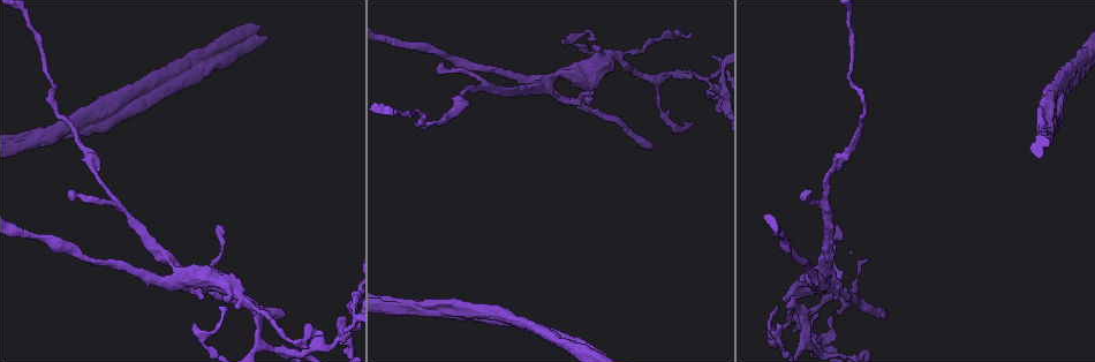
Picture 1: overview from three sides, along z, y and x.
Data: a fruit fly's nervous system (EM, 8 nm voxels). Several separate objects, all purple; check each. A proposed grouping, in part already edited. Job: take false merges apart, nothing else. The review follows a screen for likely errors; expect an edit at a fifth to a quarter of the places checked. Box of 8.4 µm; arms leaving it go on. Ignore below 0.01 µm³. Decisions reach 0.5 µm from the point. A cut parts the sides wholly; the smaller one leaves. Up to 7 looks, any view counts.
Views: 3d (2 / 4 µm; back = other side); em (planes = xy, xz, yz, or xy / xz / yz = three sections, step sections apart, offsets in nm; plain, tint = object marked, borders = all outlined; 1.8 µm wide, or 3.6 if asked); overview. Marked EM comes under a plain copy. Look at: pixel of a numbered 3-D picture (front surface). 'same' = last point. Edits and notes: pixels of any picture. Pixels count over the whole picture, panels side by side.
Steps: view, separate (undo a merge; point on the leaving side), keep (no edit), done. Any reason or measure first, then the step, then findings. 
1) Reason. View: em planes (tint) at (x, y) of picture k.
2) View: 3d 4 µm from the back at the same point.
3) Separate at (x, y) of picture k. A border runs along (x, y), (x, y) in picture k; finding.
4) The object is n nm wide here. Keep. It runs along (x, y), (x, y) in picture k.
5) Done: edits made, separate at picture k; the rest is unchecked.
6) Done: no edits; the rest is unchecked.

View: 3d 2 µm at (341, 337) of picture 1.

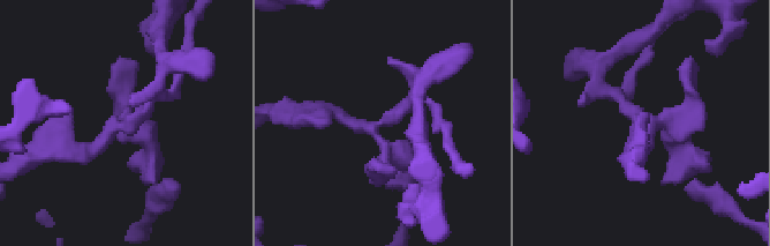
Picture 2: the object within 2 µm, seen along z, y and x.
View: em yz step 16 (tint) at (648, 125) of picture 2.

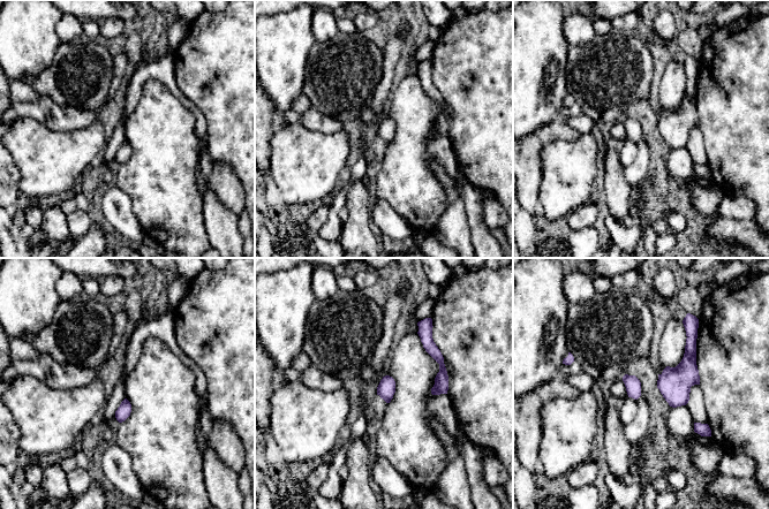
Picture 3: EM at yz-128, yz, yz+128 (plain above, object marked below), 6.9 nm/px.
Cut it another way. View: em planes (borders) at the same point.

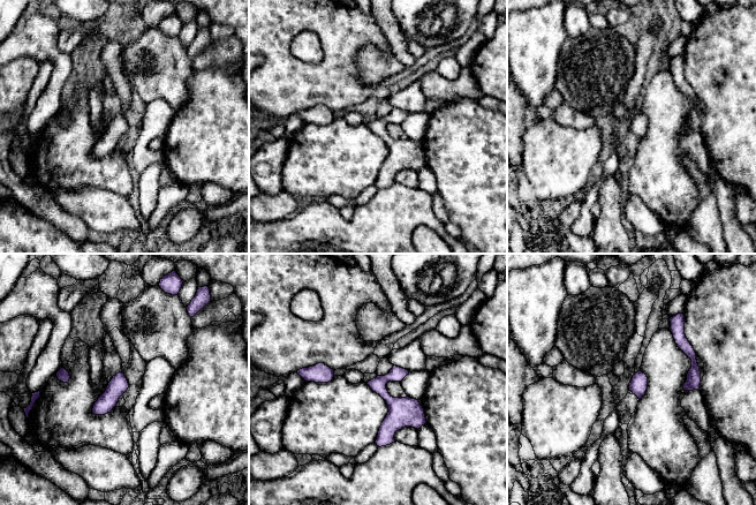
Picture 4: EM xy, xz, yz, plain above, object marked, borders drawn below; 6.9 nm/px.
The object is 110 nm wide here. Keep. It runs along (397, 369), (383, 383), (393, 404), (383, 443) in picture 4; one neuron here.

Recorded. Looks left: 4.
Abrupt turn. View: em yz step 8 (tint) at (778, 342) of picture 1.

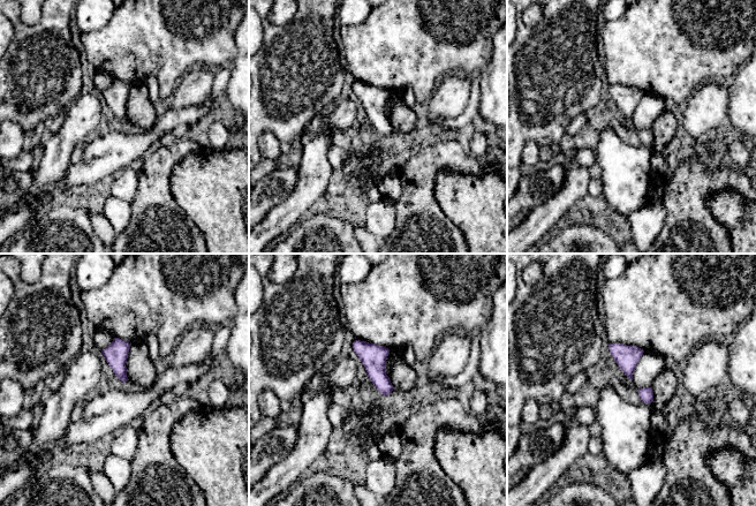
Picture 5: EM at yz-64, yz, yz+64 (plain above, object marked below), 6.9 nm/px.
Keep. Continuous, no second neuron.

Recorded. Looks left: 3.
Calibre changes. View: em xz step 16 (tint) at (822, 272) of picture 1.

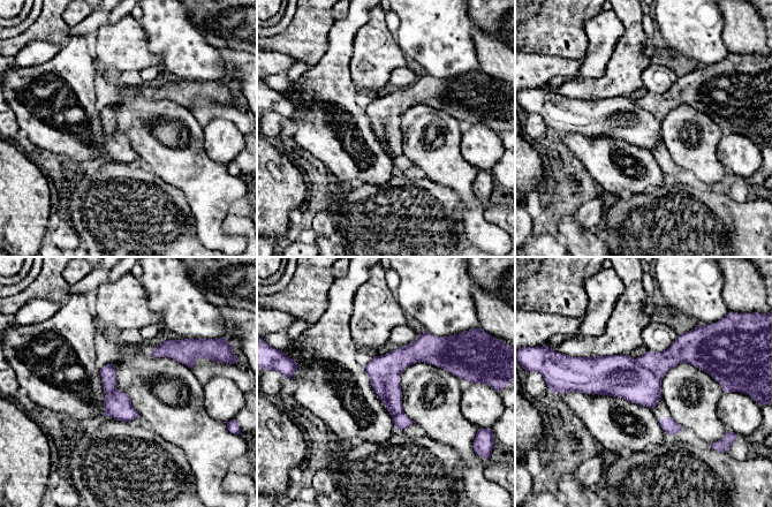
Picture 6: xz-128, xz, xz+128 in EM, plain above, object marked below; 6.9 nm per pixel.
The object is 80 nm wide here. Separate at (620, 376) of picture 6. A border runs along (634, 360), (650, 370), (660, 380) in picture 6; two neurons meet here.

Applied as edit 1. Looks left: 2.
Done: edits made, separate at picture 6; the rest is unchecked.

